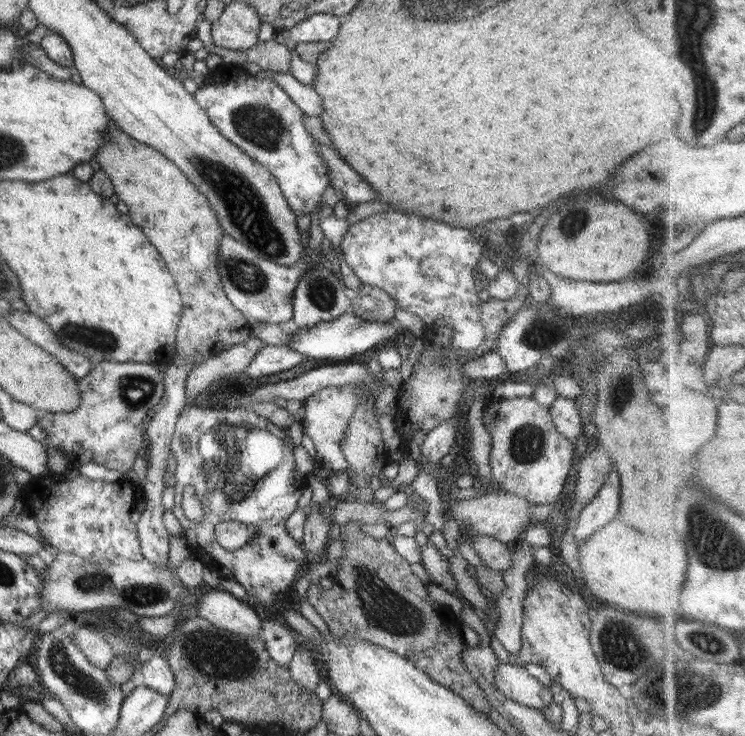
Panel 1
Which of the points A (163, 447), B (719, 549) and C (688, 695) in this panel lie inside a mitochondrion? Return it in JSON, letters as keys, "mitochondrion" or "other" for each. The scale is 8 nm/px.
{"A":"other","B":"mitochondrion","C":"mitochondrion"}

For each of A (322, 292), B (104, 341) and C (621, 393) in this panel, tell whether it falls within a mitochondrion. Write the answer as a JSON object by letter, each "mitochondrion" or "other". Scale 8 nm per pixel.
{"A":"mitochondrion","B":"mitochondrion","C":"mitochondrion"}

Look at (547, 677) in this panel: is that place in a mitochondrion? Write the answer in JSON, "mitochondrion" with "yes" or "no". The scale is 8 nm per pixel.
{"mitochondrion":"no"}

